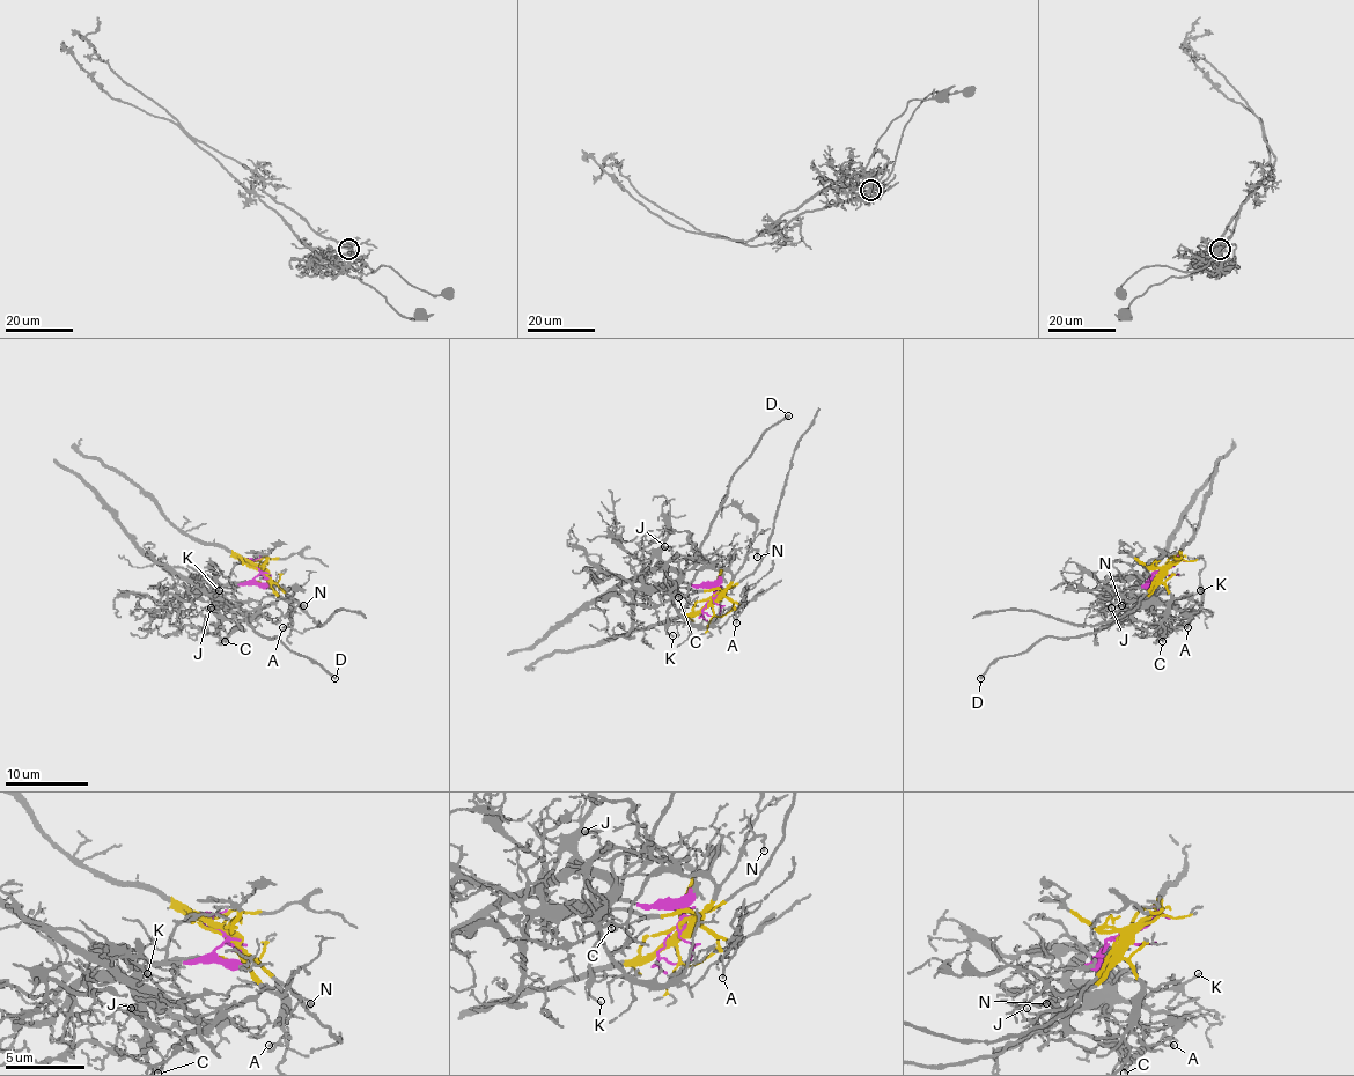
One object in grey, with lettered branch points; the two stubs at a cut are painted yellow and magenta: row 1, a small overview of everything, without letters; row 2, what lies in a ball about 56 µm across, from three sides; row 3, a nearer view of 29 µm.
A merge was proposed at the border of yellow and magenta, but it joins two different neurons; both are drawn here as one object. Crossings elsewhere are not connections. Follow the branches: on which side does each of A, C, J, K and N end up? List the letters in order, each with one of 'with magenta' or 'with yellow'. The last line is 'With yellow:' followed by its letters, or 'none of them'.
A: with yellow
C: with yellow
J: with magenta
K: with magenta
N: with yellow
With yellow: A, C, N

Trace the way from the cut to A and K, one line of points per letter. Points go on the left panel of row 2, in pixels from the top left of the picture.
A: (259, 570), (286, 595), (289, 621), (288, 627), (281, 627)
K: (259, 570), (238, 584), (223, 584), (218, 595), (218, 605), (213, 595), (220, 590)

